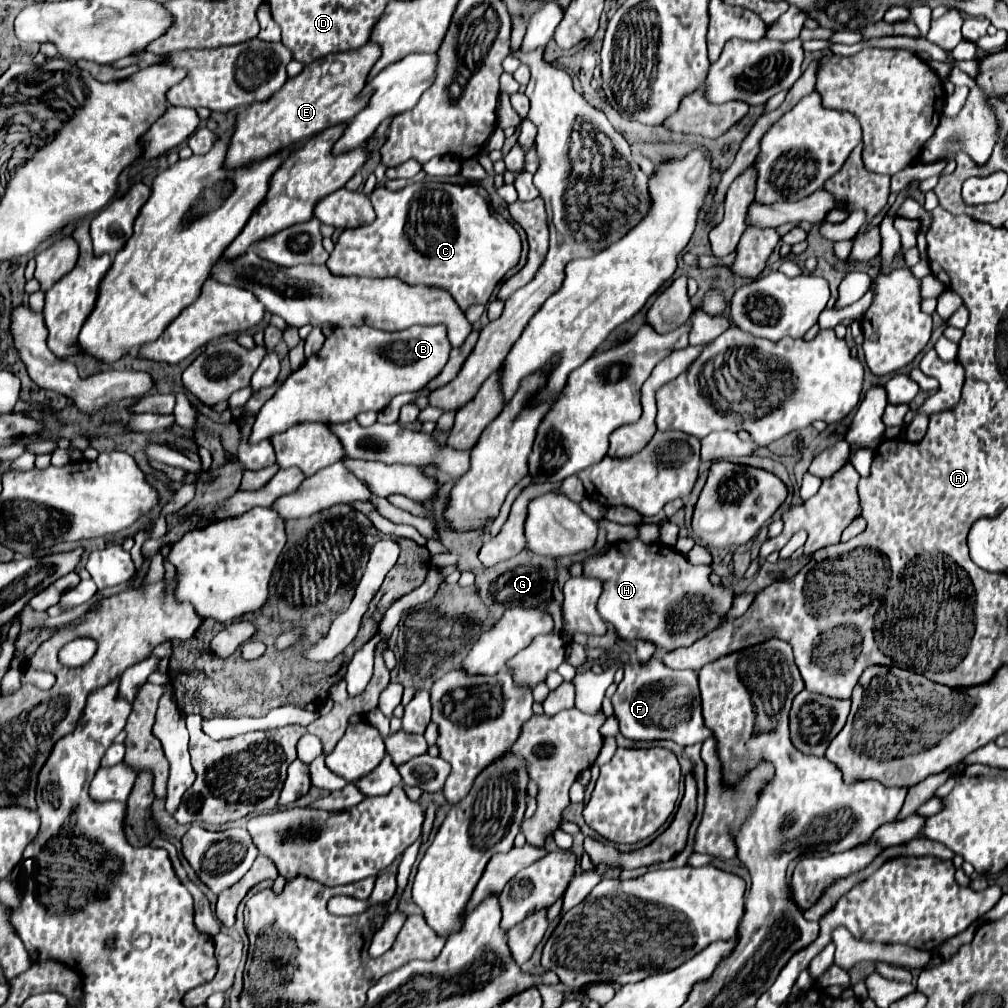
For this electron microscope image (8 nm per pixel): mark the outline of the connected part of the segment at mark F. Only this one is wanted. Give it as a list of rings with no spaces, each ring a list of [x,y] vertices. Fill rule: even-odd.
[[[655,659],[647,663],[625,663],[623,671],[625,677],[617,685],[617,691],[611,699],[615,711],[613,715],[619,721],[619,731],[623,737],[635,741],[671,739],[679,745],[695,745],[711,737],[711,731],[705,727],[701,717],[695,671],[673,671]]]

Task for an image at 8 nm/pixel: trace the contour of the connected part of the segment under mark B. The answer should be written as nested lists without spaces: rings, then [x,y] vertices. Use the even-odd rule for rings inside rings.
[[[443,325],[435,327],[409,327],[403,331],[381,331],[373,327],[345,327],[345,329],[333,329],[333,333],[325,339],[323,347],[313,353],[295,373],[289,375],[289,379],[283,383],[283,387],[261,407],[257,413],[251,443],[259,443],[261,439],[269,439],[277,433],[283,433],[285,429],[303,423],[303,421],[323,421],[323,423],[345,423],[355,419],[361,411],[375,411],[379,413],[389,405],[389,401],[399,393],[419,391],[423,389],[431,379],[435,379],[441,369],[445,367],[449,359],[451,343],[447,339],[447,329]]]

